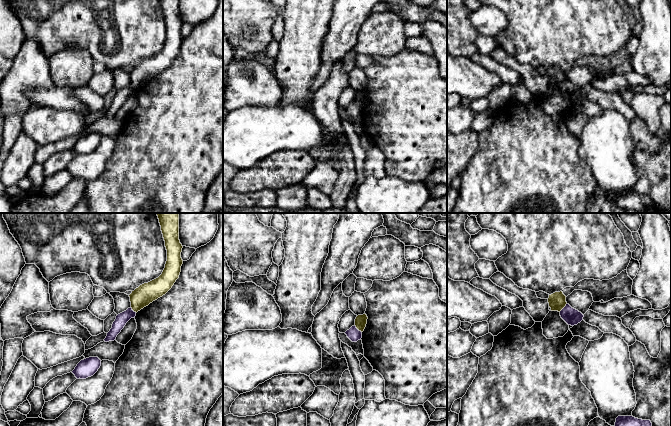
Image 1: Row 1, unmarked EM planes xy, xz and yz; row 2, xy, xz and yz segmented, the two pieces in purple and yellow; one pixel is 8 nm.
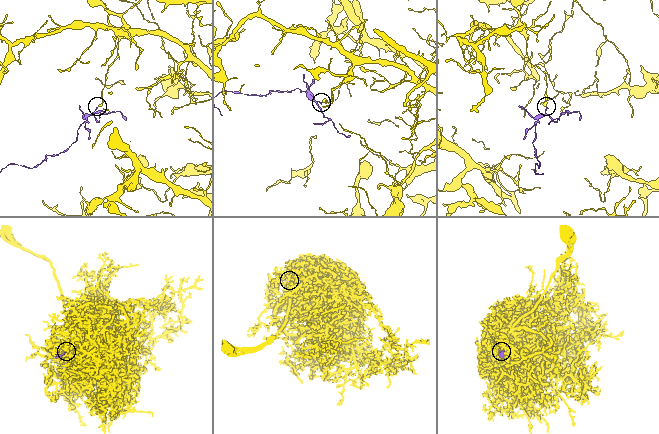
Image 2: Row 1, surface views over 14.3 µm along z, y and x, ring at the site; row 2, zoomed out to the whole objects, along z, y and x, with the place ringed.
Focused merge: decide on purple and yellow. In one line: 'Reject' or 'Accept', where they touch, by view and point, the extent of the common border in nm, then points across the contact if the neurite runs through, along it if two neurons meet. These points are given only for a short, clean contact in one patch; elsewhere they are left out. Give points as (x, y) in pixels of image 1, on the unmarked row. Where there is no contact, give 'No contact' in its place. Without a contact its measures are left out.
Reject. Touches purple at yz (564, 83). Shared border 90 nm. Boundary: yz (566, 79), (559, 87)

